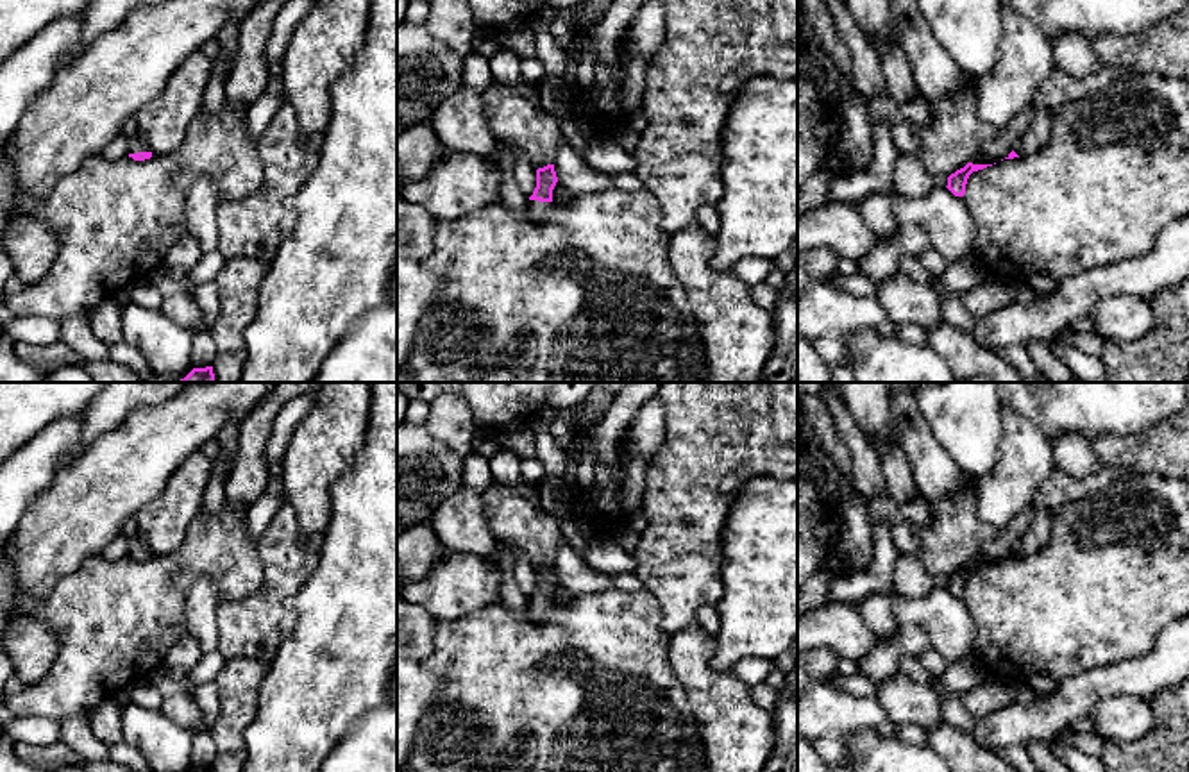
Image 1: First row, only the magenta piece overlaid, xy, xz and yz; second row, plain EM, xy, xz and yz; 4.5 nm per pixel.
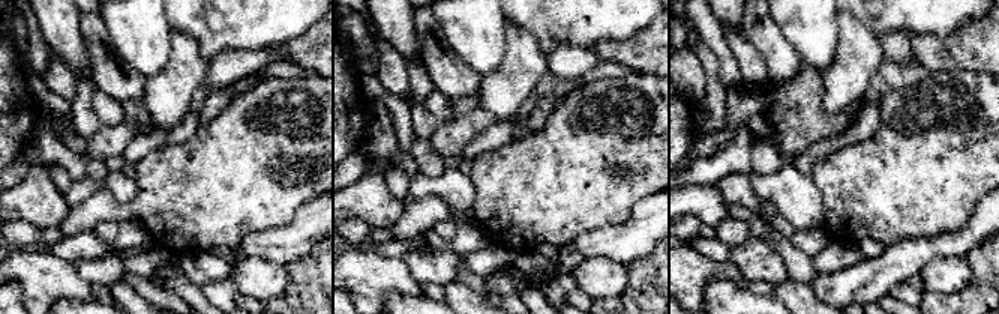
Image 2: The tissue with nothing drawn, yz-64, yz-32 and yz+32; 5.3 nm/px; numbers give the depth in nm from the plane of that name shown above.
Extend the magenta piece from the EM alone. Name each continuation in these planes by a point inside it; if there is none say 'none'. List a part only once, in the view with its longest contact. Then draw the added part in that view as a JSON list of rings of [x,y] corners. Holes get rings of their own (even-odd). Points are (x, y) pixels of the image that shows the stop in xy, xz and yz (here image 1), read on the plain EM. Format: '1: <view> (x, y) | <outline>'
1: xz (537, 610) | [[[529,600],[527,613],[535,622],[544,620],[552,609],[552,602]]]

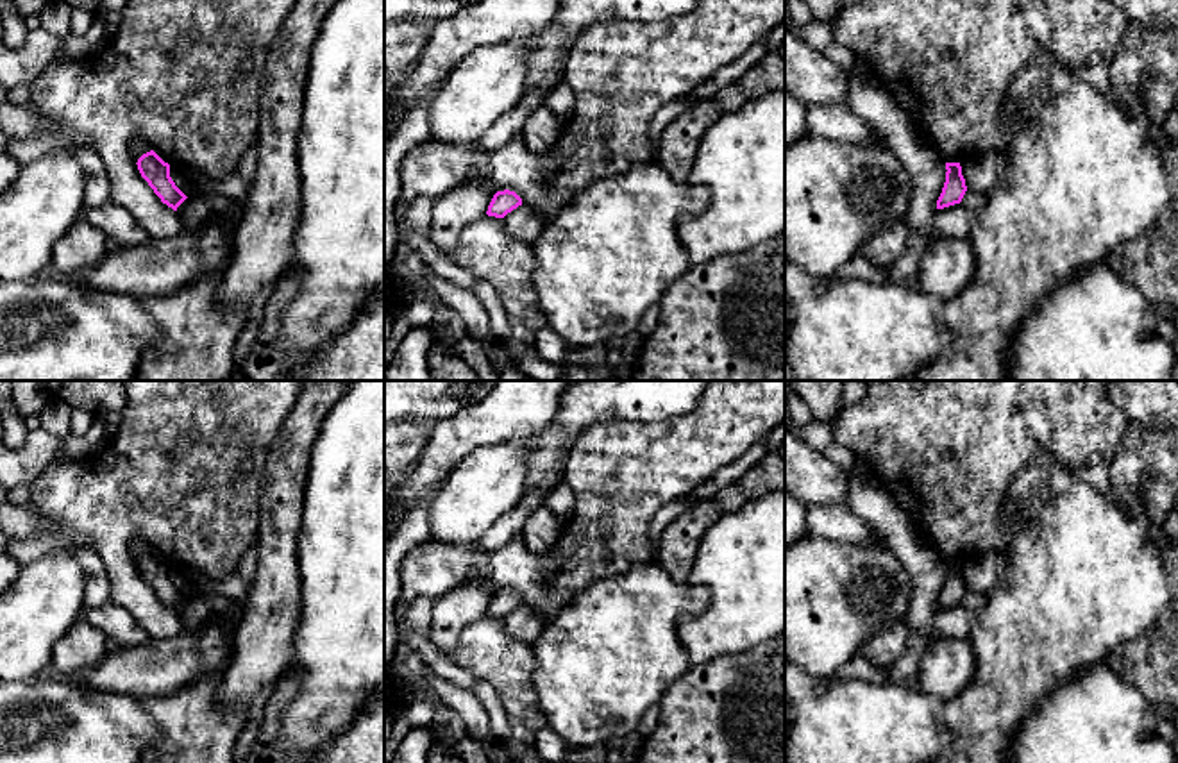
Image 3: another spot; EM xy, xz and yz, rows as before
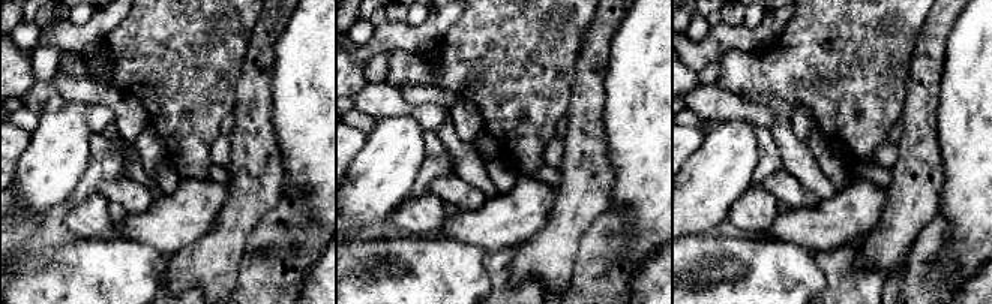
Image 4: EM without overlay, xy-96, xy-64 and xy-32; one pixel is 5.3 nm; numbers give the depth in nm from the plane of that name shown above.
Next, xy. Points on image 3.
none

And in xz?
none

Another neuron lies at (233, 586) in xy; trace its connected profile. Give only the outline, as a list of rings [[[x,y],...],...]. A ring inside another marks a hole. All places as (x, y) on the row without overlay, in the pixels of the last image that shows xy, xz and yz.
[[[172,565],[170,577],[186,597],[215,593],[243,604],[250,591],[250,586],[238,572],[218,581],[207,581],[197,572],[188,572],[177,565]]]

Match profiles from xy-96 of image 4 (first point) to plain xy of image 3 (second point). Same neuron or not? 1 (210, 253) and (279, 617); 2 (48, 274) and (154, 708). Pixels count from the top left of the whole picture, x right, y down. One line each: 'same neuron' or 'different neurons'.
1: same neuron
2: different neurons

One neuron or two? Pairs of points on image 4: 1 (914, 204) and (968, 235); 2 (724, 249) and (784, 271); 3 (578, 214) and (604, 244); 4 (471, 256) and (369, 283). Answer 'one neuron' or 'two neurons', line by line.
1: two neurons
2: one neuron
3: two neurons
4: one neuron

